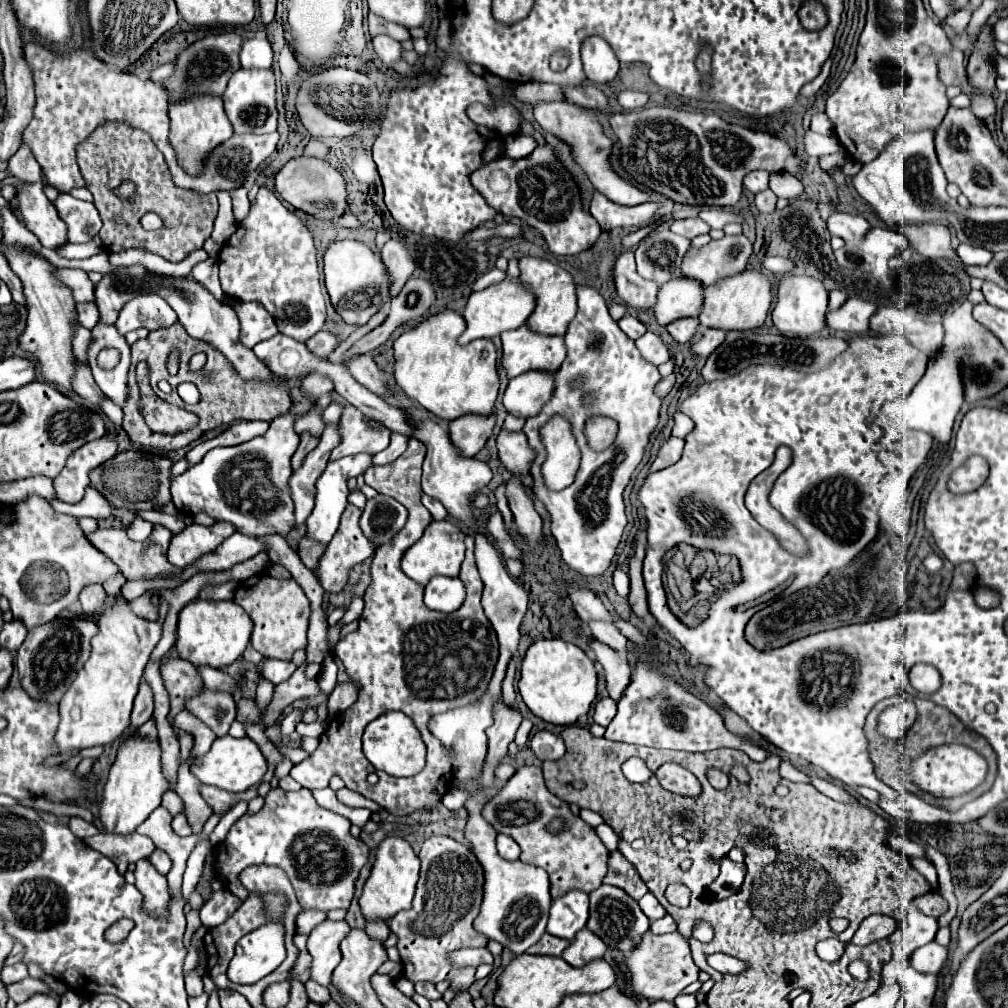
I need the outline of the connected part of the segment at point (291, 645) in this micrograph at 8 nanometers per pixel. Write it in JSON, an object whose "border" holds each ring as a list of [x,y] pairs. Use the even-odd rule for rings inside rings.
{"border":[[[256,574],[240,584],[234,602],[252,618],[254,630],[250,644],[266,658],[290,660],[298,648],[306,648],[306,630],[310,612],[306,610],[306,594],[296,580],[276,580],[268,574]]]}

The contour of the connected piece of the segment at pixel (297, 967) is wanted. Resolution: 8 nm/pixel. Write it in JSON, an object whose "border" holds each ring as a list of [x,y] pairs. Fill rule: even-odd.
{"border":[[[300,952],[300,956],[298,956],[298,962],[295,962],[292,970],[290,971],[291,978],[300,980],[300,982],[305,984],[311,977],[311,961],[312,958],[308,952]]]}

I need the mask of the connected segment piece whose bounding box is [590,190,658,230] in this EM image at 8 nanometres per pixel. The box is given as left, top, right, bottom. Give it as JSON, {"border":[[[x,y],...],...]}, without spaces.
{"border":[[[598,190],[594,192],[590,200],[590,214],[596,218],[602,230],[612,230],[612,228],[642,228],[646,226],[652,216],[656,214],[658,204],[656,202],[644,202],[642,206],[620,206],[608,200],[604,194]]]}

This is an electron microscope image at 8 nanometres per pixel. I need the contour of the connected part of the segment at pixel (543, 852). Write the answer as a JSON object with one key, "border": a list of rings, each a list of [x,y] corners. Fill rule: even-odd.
{"border":[[[520,766],[504,788],[484,804],[482,816],[496,832],[510,834],[516,840],[516,844],[522,848],[522,862],[540,866],[548,872],[552,898],[564,896],[570,890],[592,892],[602,884],[610,856],[608,848],[602,844],[592,826],[588,826],[580,816],[572,814],[564,800],[548,792],[538,766]],[[554,818],[564,818],[562,832],[552,834],[548,830],[548,824]]]}

